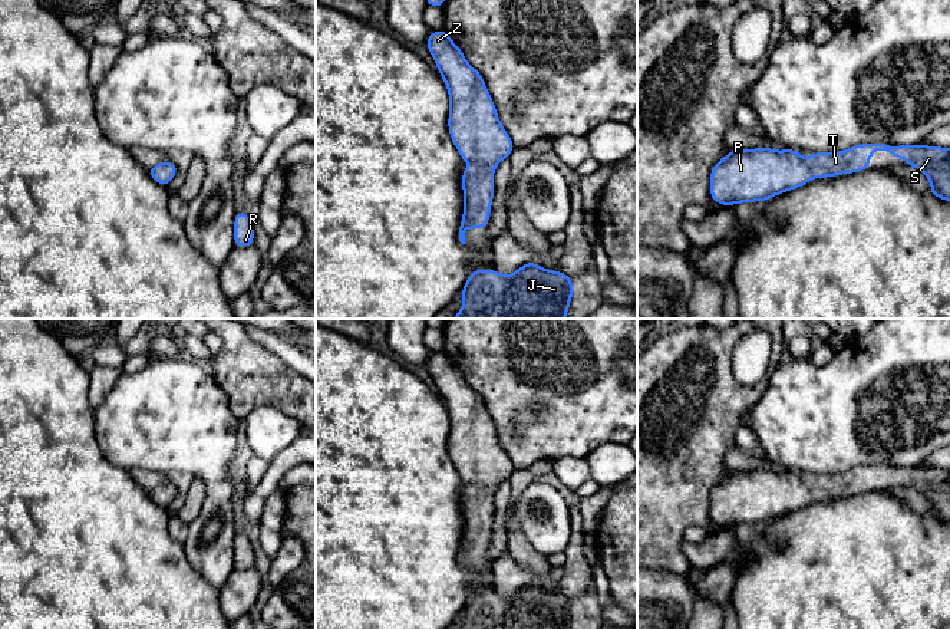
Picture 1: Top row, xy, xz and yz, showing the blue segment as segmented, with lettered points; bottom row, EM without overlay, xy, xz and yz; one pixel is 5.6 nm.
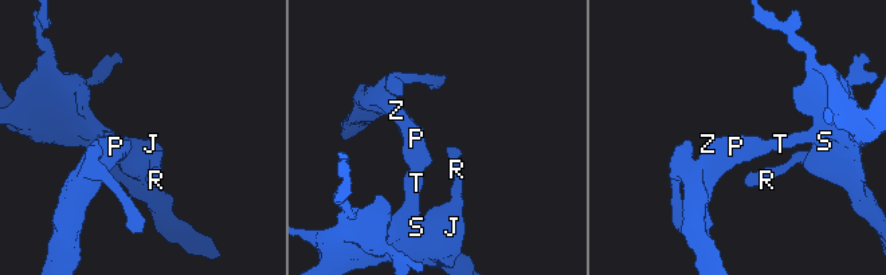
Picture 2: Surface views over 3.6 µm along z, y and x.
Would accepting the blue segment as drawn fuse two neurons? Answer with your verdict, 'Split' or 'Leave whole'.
Leave whole

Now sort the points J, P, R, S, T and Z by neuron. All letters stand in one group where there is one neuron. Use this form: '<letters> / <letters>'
J P R S T Z

